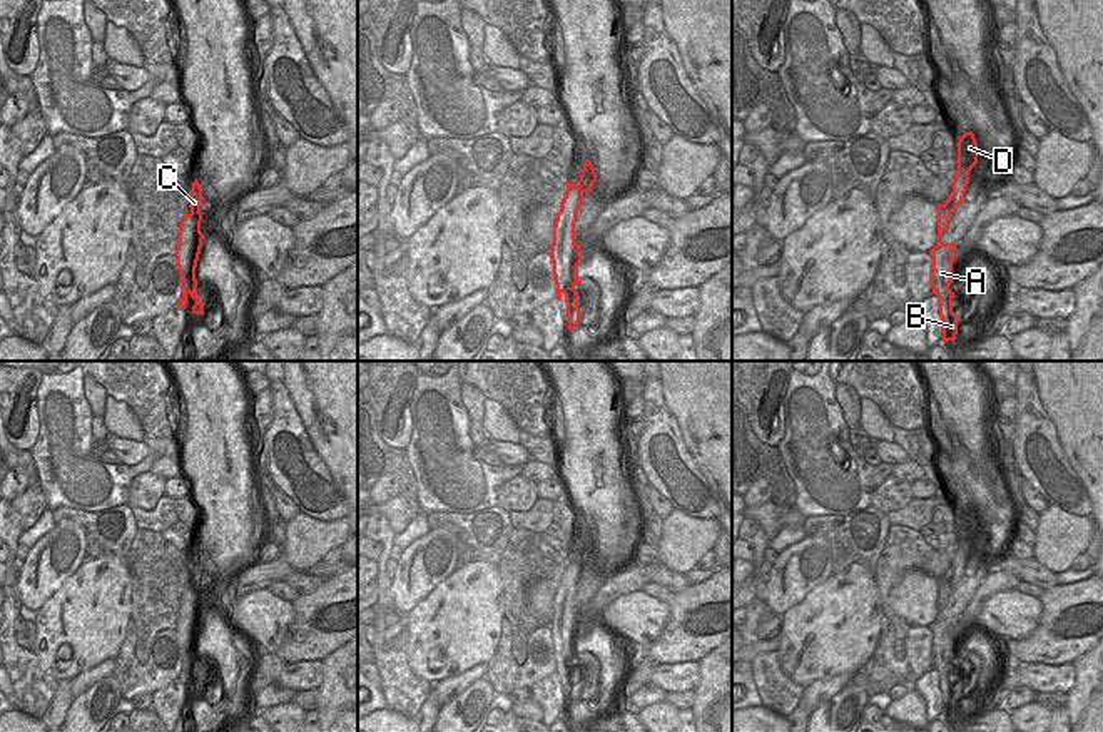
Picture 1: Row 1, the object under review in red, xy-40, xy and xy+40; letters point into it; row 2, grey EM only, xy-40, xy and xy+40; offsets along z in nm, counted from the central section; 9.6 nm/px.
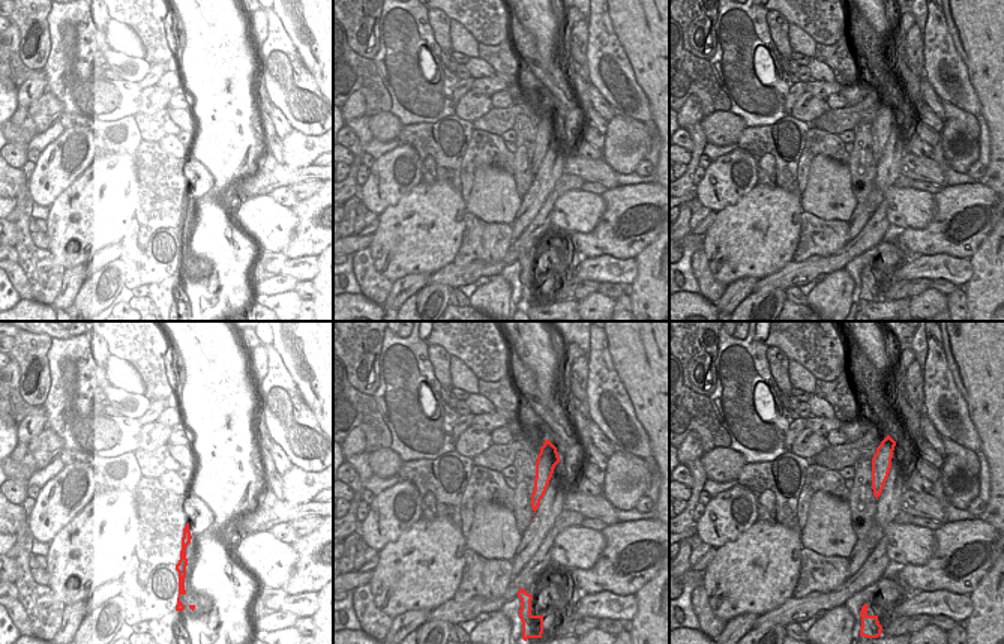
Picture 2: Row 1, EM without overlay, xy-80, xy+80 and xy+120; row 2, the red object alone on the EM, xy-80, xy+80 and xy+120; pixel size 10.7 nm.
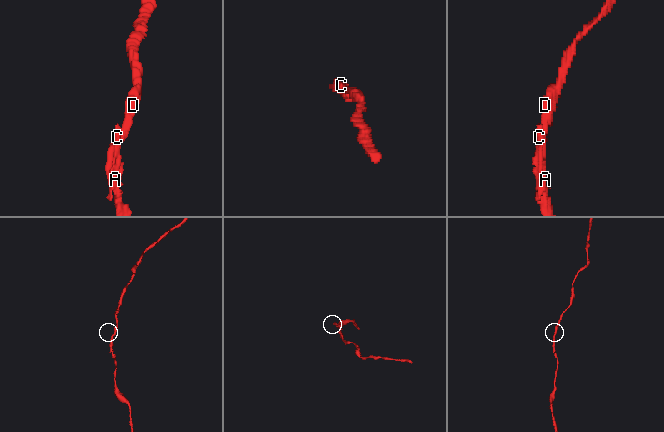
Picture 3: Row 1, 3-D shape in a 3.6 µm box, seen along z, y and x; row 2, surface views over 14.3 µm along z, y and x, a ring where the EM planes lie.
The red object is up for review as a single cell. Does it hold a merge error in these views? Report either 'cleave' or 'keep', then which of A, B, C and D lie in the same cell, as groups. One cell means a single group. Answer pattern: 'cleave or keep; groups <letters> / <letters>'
keep; groups A B C D

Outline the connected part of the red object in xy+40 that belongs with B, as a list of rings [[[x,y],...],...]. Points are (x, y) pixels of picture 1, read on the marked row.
[[[966,132],[958,142],[958,170],[953,180],[951,196],[938,204],[938,242],[929,251],[933,257],[931,286],[933,294],[939,297],[939,316],[943,321],[943,341],[954,341],[958,334],[958,316],[953,313],[954,292],[949,289],[953,282],[953,262],[956,259],[956,244],[943,244],[939,237],[948,229],[951,214],[963,202],[966,187],[969,184],[969,172],[978,164],[978,142],[973,132]]]

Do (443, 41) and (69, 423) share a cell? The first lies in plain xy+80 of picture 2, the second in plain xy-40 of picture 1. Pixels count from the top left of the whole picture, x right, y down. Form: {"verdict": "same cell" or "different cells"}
{"verdict": "different cells"}

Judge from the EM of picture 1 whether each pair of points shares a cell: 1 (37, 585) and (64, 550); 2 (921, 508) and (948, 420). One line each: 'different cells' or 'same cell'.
1: same cell
2: different cells

